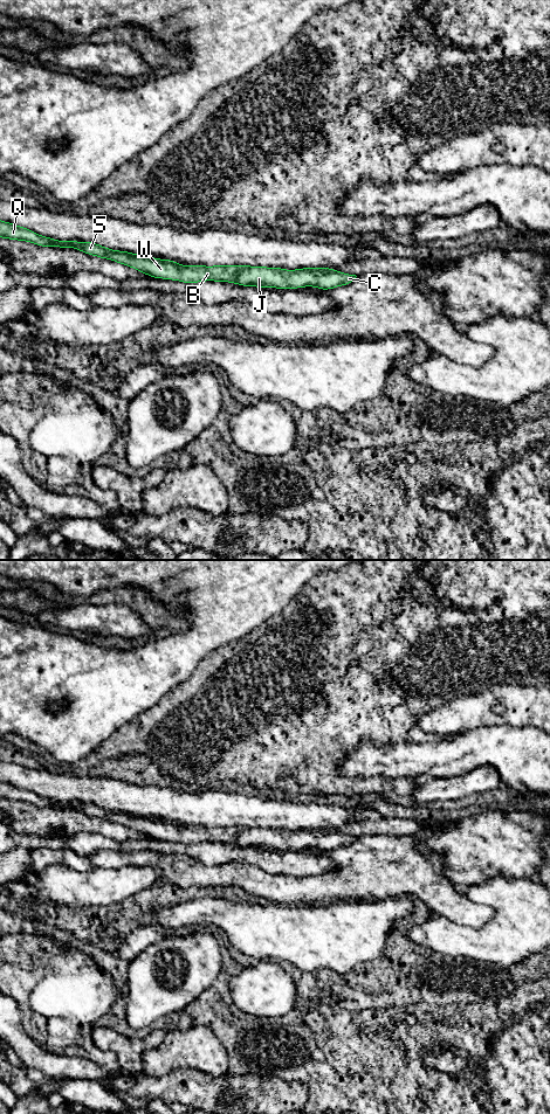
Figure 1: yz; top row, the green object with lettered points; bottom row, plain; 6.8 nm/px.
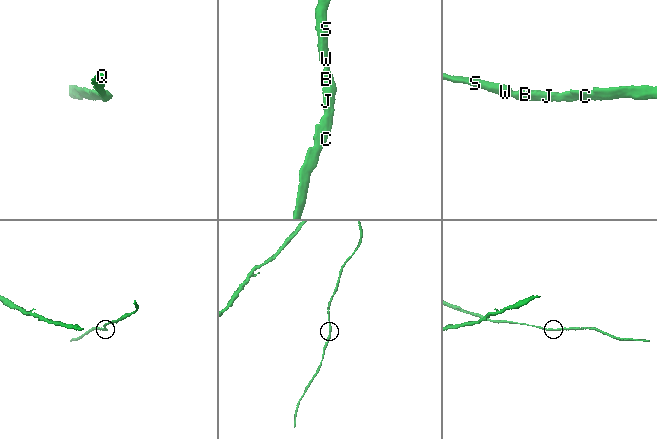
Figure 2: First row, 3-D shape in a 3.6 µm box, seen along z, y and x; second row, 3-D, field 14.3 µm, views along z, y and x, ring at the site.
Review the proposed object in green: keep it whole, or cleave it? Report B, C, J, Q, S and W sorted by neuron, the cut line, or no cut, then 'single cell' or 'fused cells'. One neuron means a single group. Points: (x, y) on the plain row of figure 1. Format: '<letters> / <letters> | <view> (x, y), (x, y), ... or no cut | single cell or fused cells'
B C J Q S W | no cut | single cell

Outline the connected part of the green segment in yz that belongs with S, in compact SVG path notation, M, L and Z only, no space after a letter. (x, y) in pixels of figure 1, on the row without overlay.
M0 781L0 798L9 801L21 801L33 803L41 808L56 808L56 809L74 809L78 810L88 816L95 816L101 819L109 819L115 823L129 826L154 839L165 839L181 842L184 844L197 844L202 842L218 842L218 843L232 843L242 847L254 846L257 849L280 849L280 850L297 850L301 847L318 847L321 851L332 850L339 846L346 846L356 840L356 836L348 836L339 832L335 832L330 829L304 829L298 831L287 831L283 829L263 829L263 828L247 828L247 826L213 826L209 830L205 826L195 825L193 828L179 826L174 822L170 821L156 821L151 817L143 817L137 815L130 815L128 812L116 812L102 807L97 807L94 803L78 803L78 802L59 802L41 797L34 793L18 788L15 786L4 783Z

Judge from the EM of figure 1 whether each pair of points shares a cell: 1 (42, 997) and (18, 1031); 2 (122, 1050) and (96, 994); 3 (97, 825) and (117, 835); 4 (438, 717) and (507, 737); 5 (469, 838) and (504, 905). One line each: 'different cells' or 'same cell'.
1: different cells
2: different cells
3: same cell
4: different cells
5: different cells

